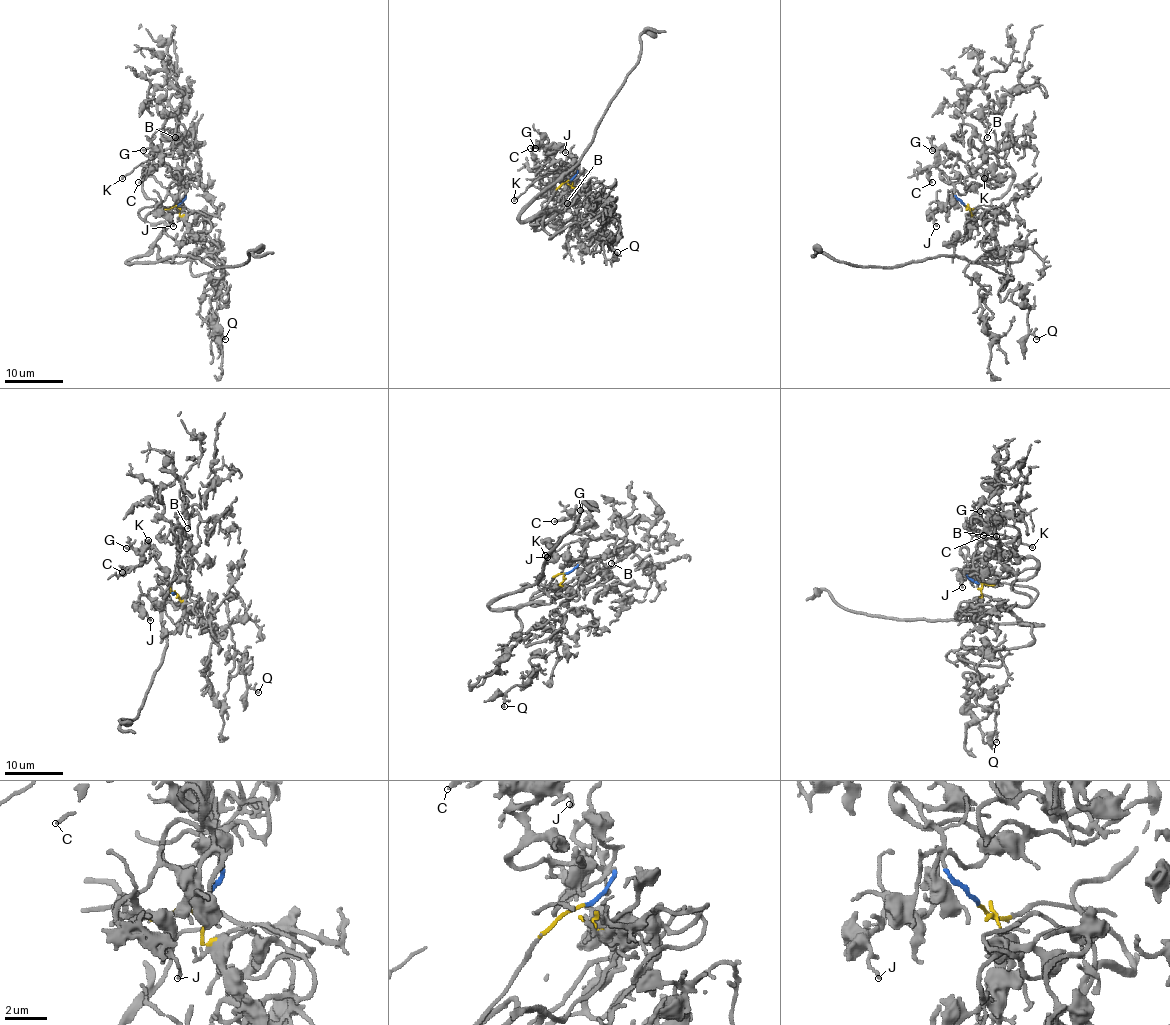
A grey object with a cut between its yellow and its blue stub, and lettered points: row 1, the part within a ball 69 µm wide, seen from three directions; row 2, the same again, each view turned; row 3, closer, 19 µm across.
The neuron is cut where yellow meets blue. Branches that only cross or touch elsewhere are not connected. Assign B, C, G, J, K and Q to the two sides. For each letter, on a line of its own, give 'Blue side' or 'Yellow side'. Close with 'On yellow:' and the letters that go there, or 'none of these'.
B: Yellow side
C: Blue side
G: Blue side
J: Blue side
K: Blue side
Q: Yellow side
On yellow: B, Q

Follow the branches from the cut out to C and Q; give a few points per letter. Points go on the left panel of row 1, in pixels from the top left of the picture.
C: (177, 204), (185, 196), (183, 185), (173, 180), (167, 166), (153, 161), (157, 155), (167, 153), (138, 182)
Q: (176, 204), (192, 213), (151, 248), (198, 276), (224, 261), (198, 254), (222, 266), (225, 338)

